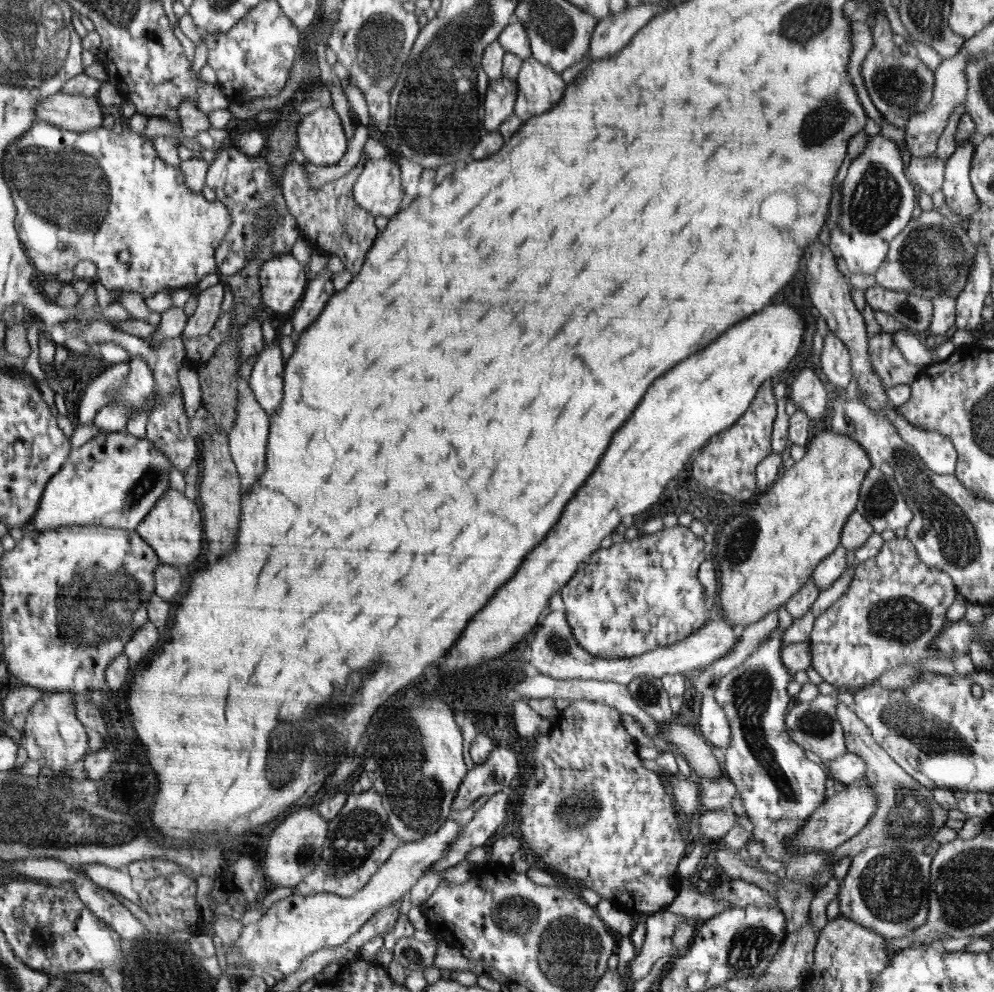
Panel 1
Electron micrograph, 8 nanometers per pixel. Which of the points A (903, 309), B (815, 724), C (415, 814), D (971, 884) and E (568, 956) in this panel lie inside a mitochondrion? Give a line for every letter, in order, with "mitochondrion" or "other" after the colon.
A: mitochondrion
B: mitochondrion
C: mitochondrion
D: mitochondrion
E: mitochondrion

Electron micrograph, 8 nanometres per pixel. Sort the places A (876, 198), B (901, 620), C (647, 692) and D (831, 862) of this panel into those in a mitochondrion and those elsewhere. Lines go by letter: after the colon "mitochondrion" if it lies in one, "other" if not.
A: mitochondrion
B: mitochondrion
C: mitochondrion
D: other

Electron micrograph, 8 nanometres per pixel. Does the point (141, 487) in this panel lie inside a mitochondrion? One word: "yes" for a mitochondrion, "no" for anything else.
yes

